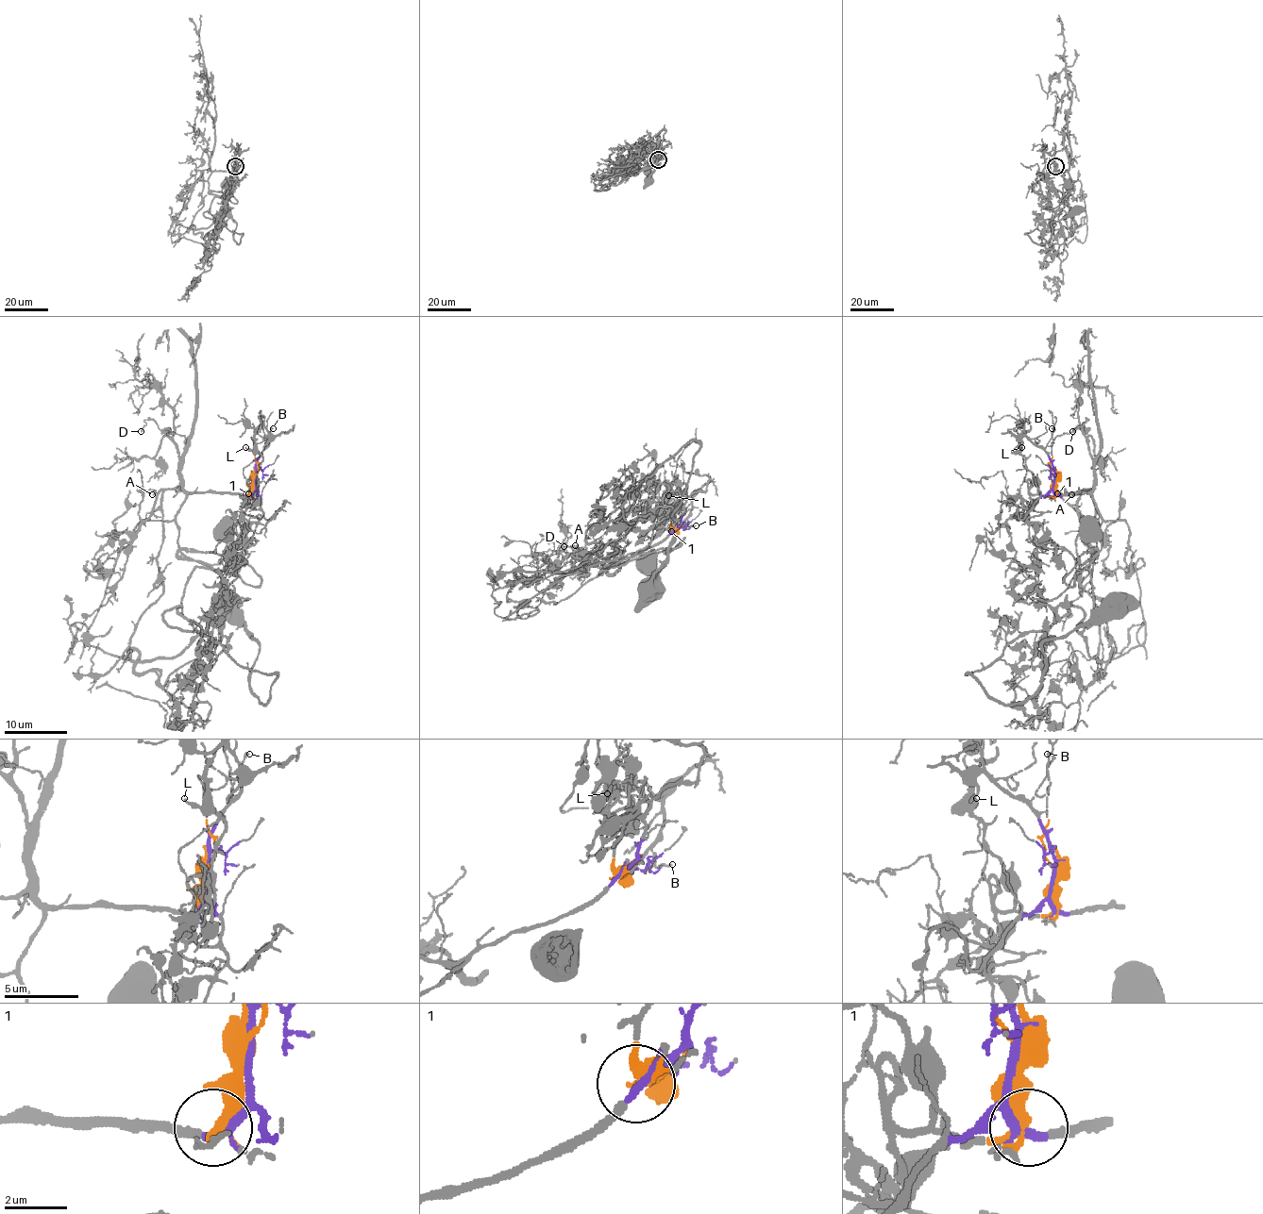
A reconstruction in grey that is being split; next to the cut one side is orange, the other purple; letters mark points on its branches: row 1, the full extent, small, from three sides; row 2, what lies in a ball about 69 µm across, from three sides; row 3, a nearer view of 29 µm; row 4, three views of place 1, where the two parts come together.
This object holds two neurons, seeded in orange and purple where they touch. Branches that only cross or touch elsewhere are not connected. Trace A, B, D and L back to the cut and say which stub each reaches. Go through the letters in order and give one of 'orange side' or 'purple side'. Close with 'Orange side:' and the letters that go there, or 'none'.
A: purple side
B: purple side
D: purple side
L: orange side
Orange side: L

